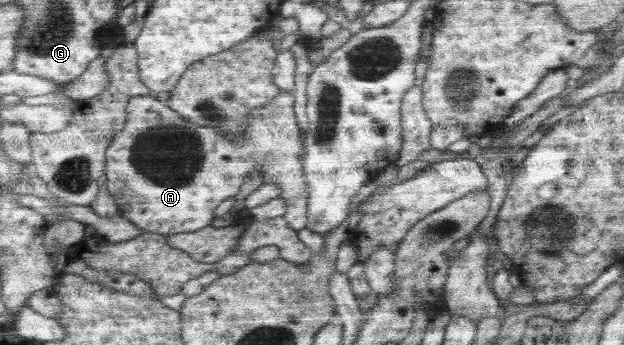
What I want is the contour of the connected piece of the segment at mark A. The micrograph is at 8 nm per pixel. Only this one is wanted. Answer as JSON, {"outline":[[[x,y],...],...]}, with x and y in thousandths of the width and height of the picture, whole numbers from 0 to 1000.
{"outline":[[[449,258],[449,264],[436,284],[436,293],[431,293],[426,304],[412,310],[401,325],[402,336],[396,348],[397,357],[394,359],[394,368],[388,371],[391,380],[386,380],[385,391],[375,403],[377,394],[362,391],[351,374],[333,374],[330,365],[300,354],[296,345],[290,342],[287,328],[274,319],[274,310],[271,310],[266,296],[255,293],[252,281],[223,275],[208,284],[202,307],[202,362],[178,409],[178,417],[171,426],[168,443],[170,472],[167,481],[167,513],[170,530],[167,536],[171,542],[173,559],[181,571],[181,580],[191,606],[191,620],[196,629],[199,626],[205,641],[210,641],[216,655],[244,675],[269,681],[309,672],[311,667],[329,661],[337,649],[345,632],[341,609],[351,597],[353,586],[357,586],[357,580],[364,574],[375,571],[383,557],[388,533],[394,525],[394,516],[401,510],[404,499],[413,493],[413,499],[420,504],[420,519],[425,533],[444,533],[444,539],[450,545],[446,574],[450,574],[450,580],[455,580],[457,586],[457,620],[452,629],[462,643],[463,661],[468,661],[473,672],[489,664],[494,641],[494,542],[490,539],[487,493],[484,490],[487,406],[482,400],[482,380],[479,380],[479,362],[473,342],[470,299],[471,278],[463,264]]]}

